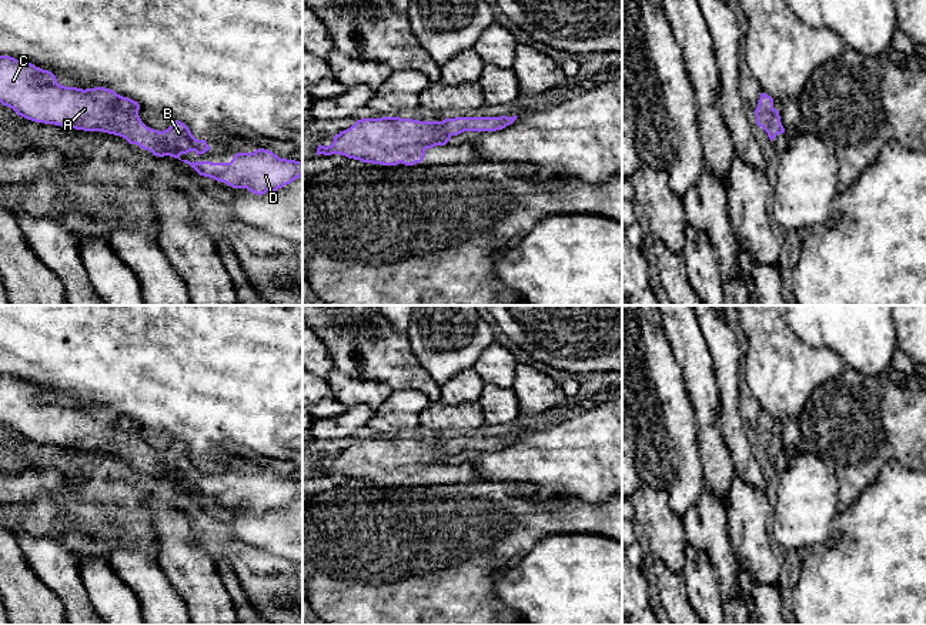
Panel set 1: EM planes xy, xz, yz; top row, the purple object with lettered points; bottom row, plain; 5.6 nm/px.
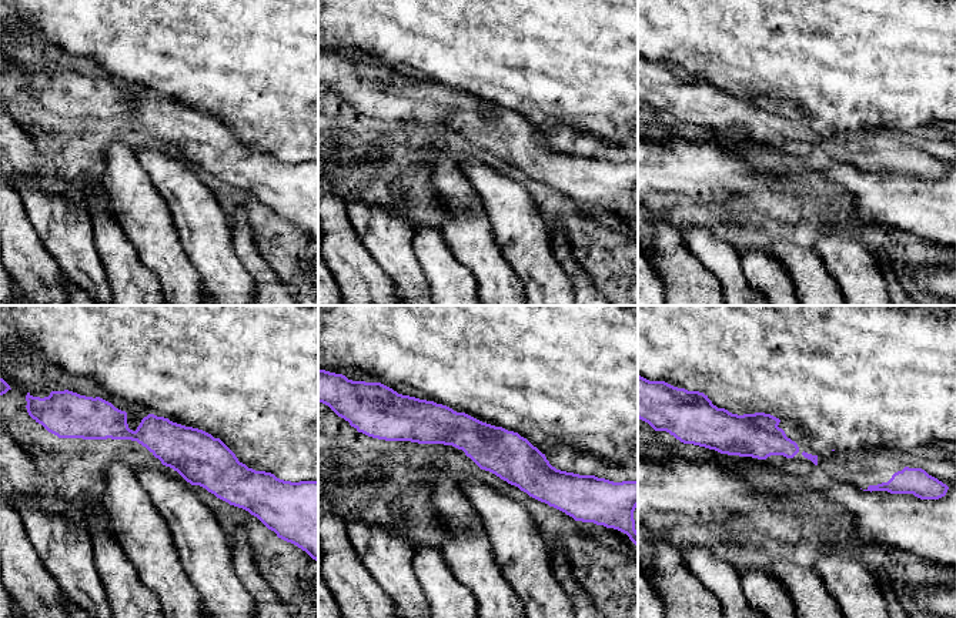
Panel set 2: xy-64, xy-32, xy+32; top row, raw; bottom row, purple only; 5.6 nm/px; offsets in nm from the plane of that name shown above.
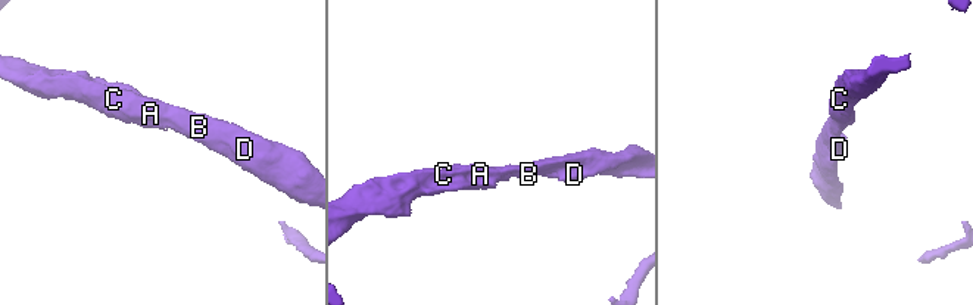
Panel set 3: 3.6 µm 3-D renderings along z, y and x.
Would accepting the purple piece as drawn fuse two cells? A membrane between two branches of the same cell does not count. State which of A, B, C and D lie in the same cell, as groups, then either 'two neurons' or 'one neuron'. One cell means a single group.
groups A B C D; one neuron

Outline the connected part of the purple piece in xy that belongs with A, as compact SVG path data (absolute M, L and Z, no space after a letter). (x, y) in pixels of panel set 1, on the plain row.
M0 375L0 422L36 442L120 455L130 464L137 464L158 477L170 475L181 479L181 474L194 471L198 477L211 469L205 459L197 459L190 448L178 439L164 451L150 448L138 435L140 424L137 421L106 407L83 410L61 405L51 391L10 375Z

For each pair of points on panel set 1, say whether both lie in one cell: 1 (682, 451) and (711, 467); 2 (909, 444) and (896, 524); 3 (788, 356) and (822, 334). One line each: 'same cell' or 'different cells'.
1: different cells
2: different cells
3: different cells

